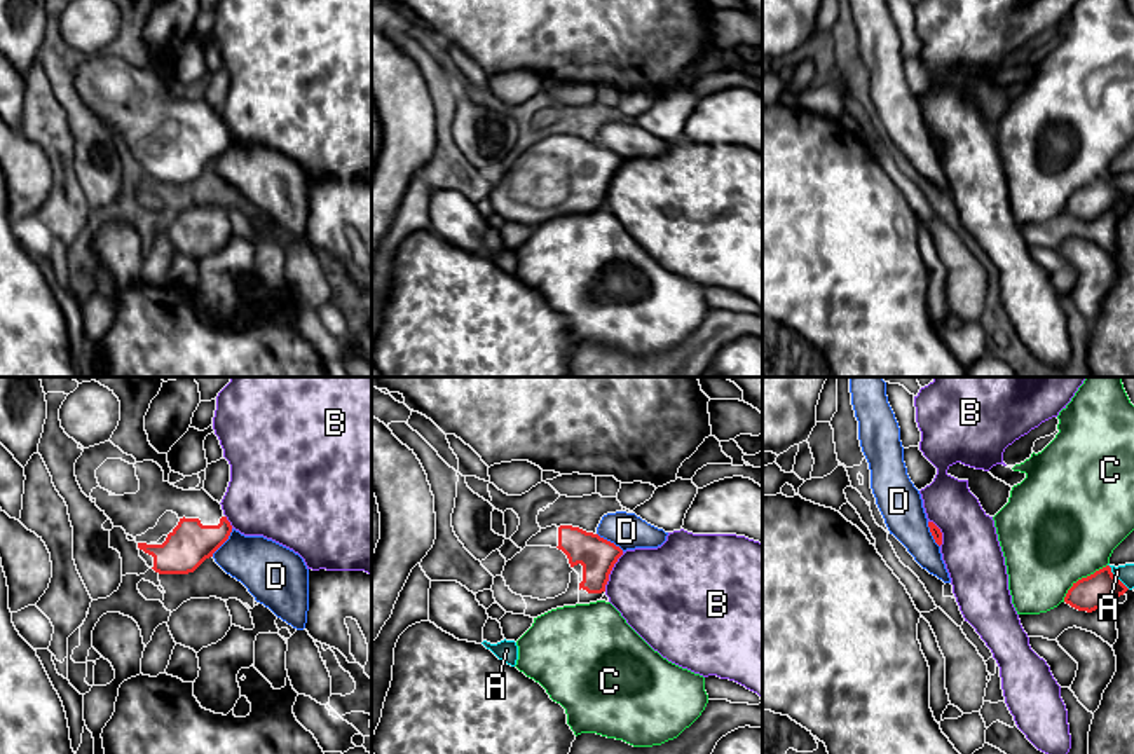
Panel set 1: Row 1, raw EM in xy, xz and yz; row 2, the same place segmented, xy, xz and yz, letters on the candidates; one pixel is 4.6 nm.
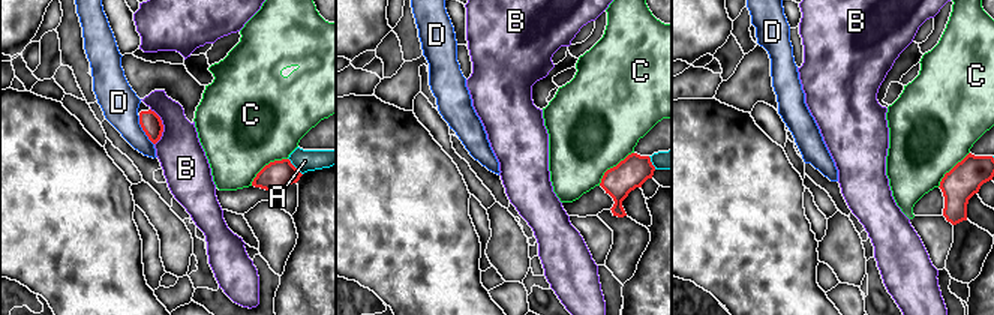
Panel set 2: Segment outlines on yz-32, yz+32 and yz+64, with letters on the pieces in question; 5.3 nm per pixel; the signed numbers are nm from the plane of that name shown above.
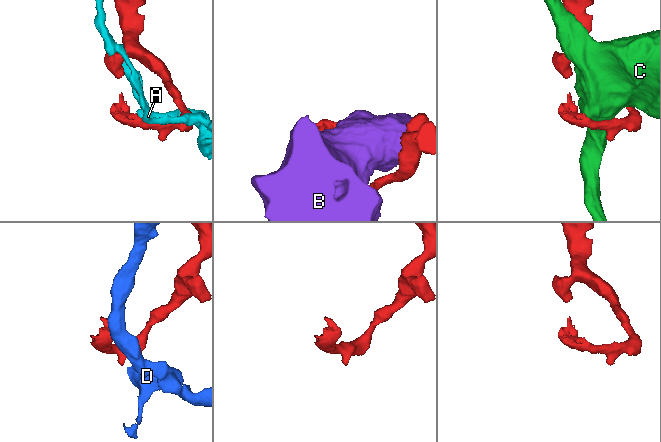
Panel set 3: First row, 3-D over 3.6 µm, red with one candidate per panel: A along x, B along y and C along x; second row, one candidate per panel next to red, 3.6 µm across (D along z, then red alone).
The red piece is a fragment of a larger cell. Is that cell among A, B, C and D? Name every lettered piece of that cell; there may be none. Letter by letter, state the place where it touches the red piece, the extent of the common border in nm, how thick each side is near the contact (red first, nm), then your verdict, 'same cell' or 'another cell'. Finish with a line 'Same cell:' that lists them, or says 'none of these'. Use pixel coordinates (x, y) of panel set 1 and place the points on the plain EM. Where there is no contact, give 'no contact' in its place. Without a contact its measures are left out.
A: yz (1115, 187) | 160 nm | 160/80 nm | another cell
B: xz (611, 178) | 200 nm | 170/400 nm | another cell
C: yz (1082, 187) | 260 nm | 160/500 nm | another cell
D: xy (224, 150) | 160 nm | 200/260 nm | another cell
Same cell: none of these

